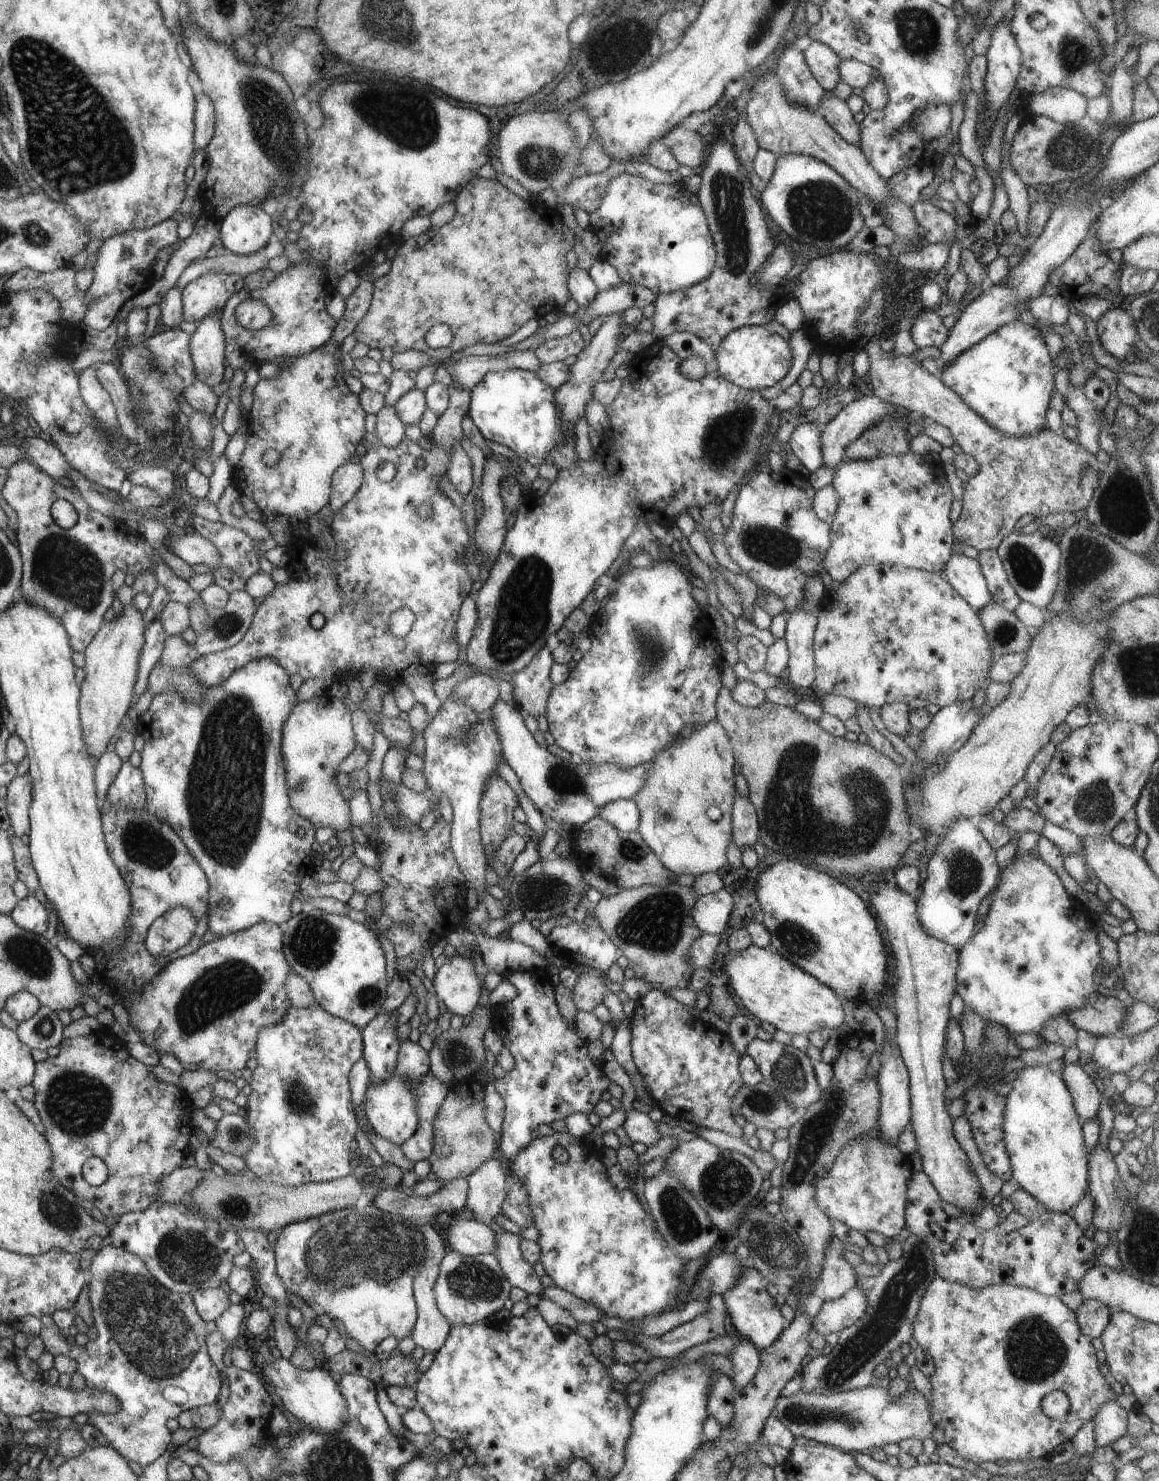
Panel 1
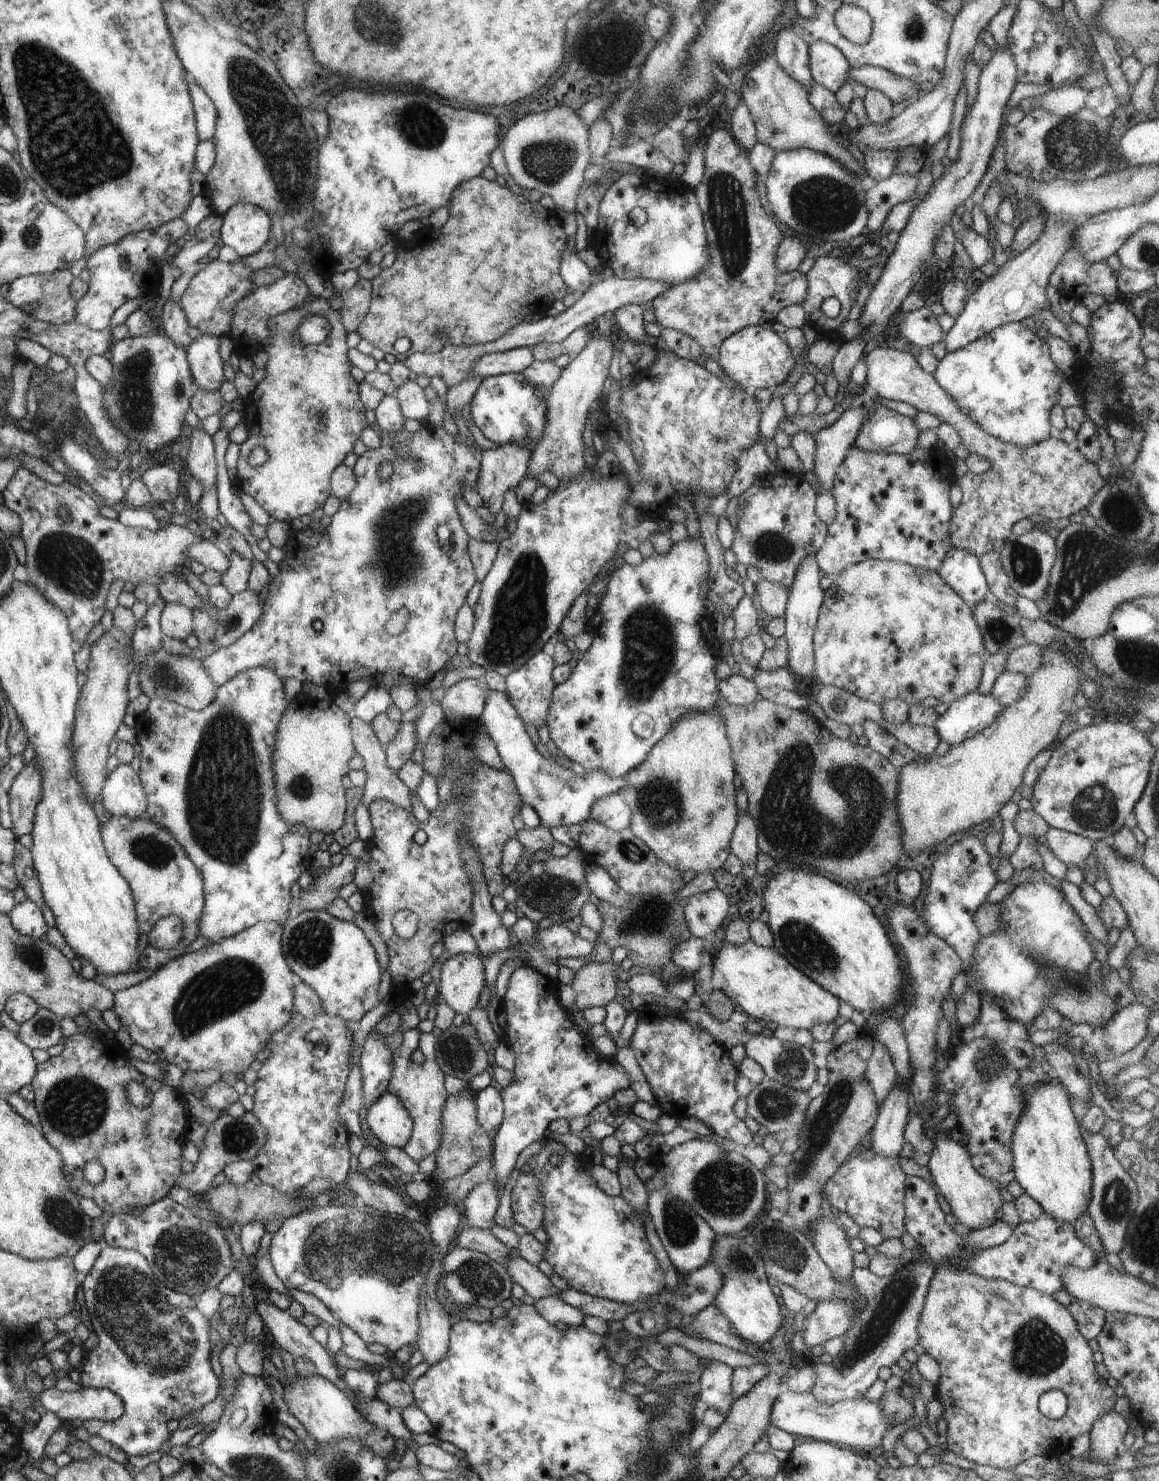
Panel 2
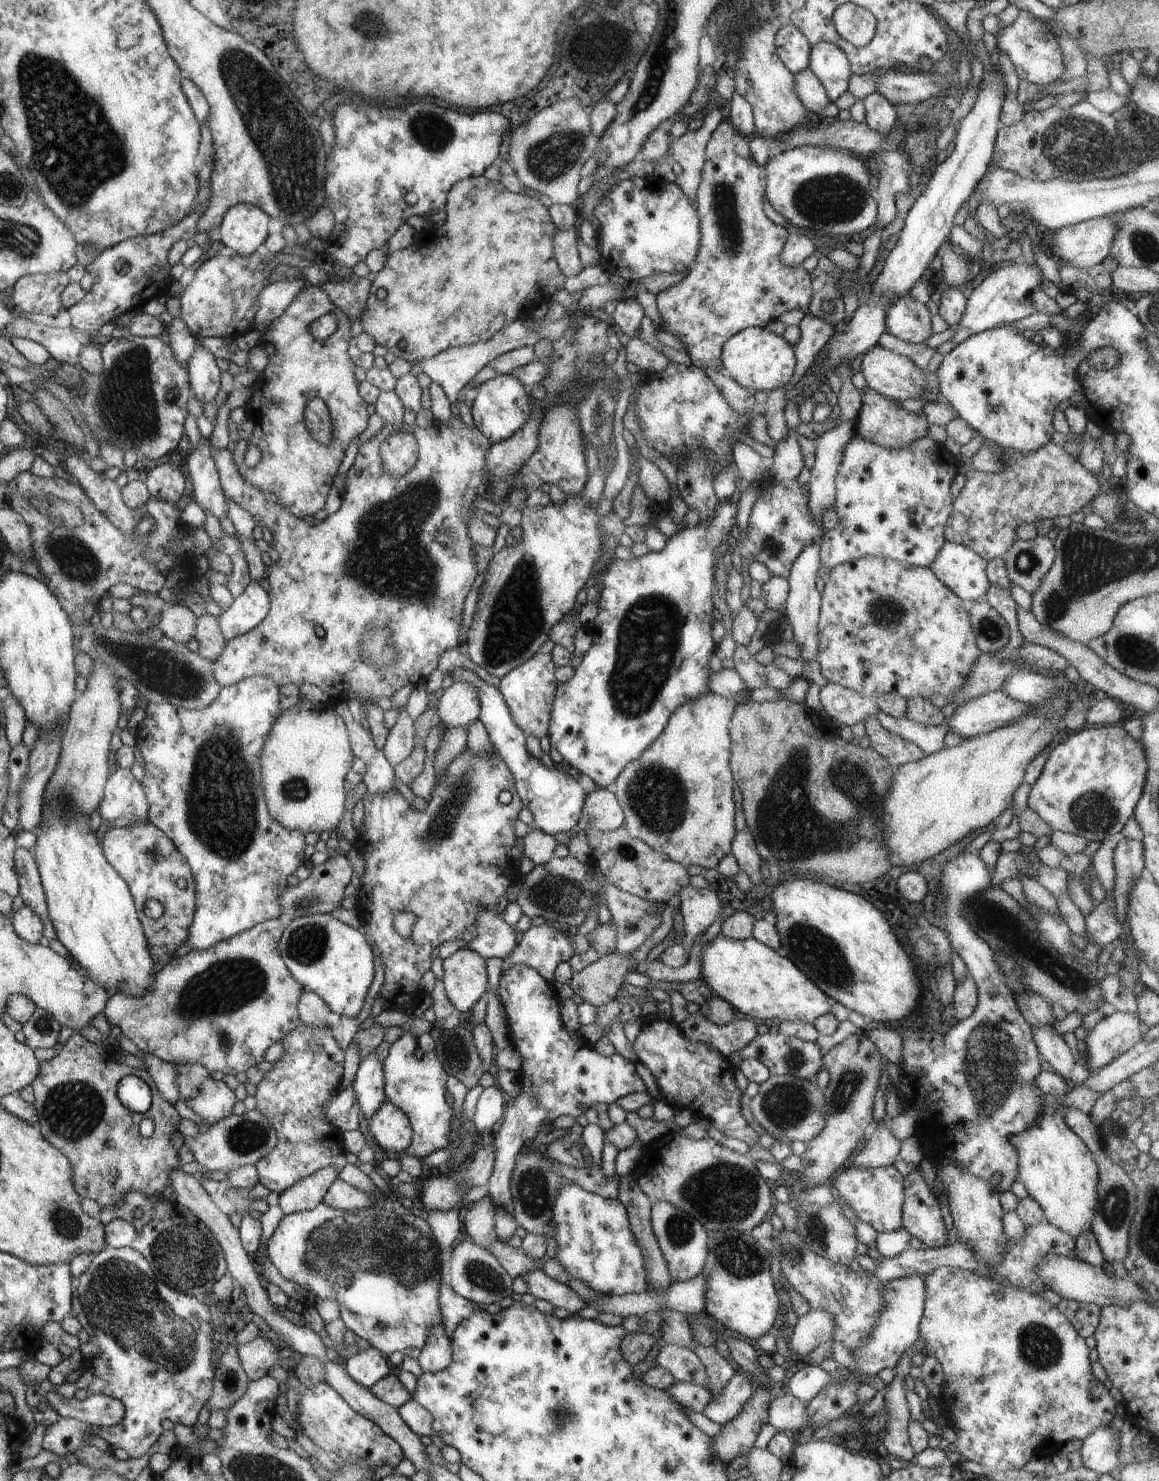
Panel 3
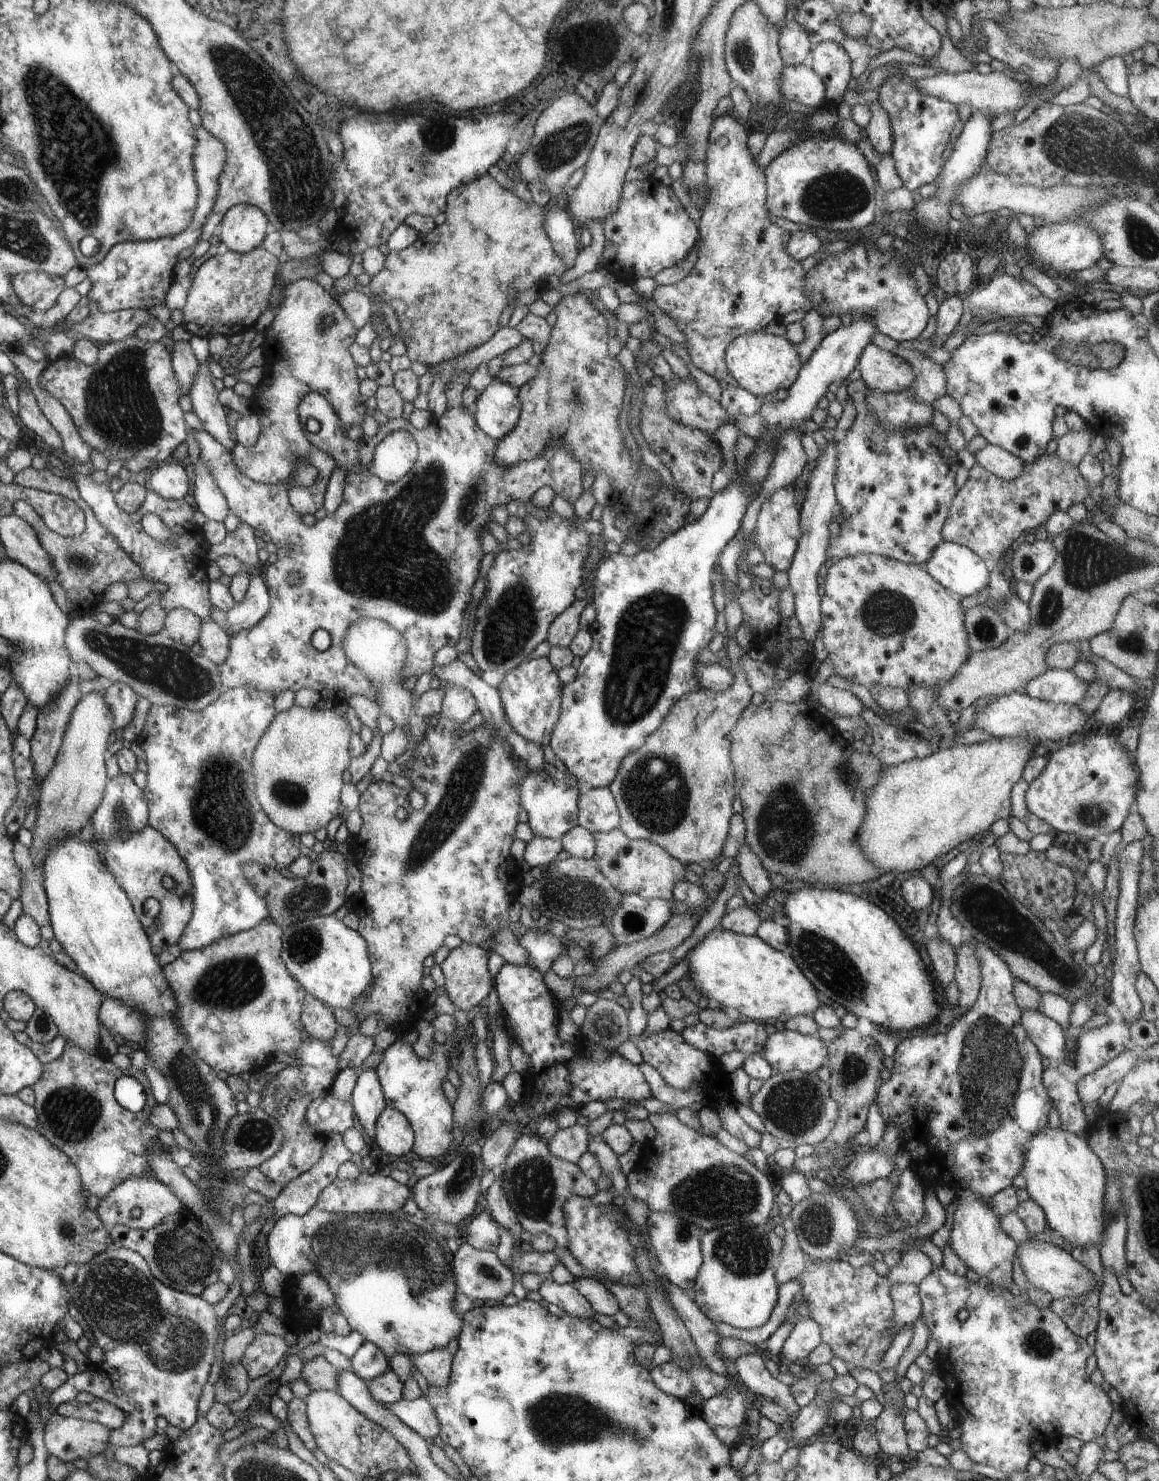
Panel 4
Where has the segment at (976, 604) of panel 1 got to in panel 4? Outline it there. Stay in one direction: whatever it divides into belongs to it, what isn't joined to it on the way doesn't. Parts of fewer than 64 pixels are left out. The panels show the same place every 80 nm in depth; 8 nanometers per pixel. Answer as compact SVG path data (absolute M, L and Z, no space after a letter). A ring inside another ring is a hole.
M942 541L923 567L944 588L964 598L988 586L991 565L965 546Z

